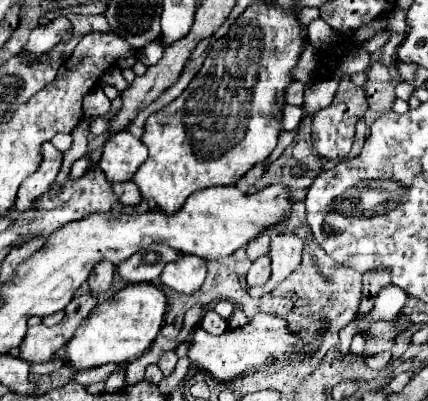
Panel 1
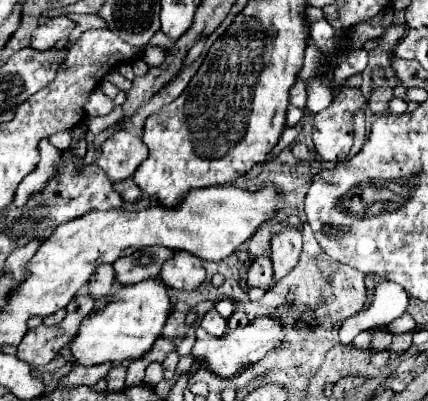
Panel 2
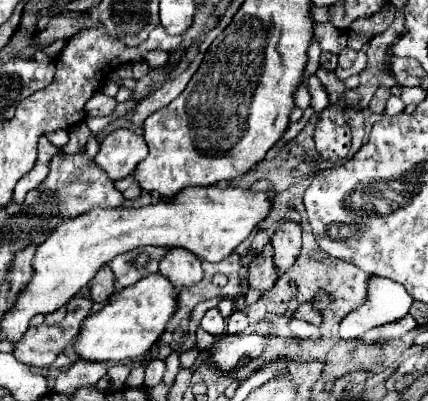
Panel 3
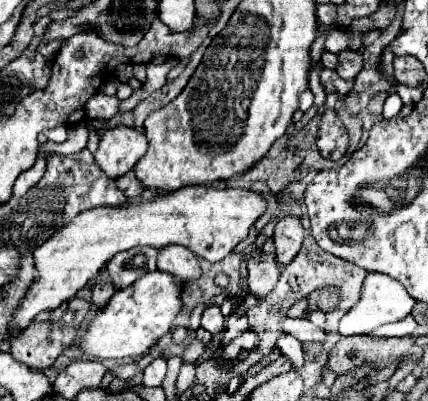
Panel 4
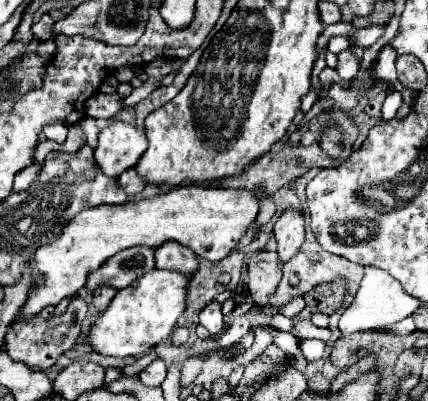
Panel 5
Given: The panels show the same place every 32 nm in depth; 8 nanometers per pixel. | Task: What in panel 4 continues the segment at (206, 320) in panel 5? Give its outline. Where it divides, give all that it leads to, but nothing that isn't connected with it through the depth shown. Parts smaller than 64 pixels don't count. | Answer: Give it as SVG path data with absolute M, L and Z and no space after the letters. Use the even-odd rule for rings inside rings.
M210 306L202 314L202 328L208 330L210 334L220 334L224 330L224 316L222 316L218 306Z

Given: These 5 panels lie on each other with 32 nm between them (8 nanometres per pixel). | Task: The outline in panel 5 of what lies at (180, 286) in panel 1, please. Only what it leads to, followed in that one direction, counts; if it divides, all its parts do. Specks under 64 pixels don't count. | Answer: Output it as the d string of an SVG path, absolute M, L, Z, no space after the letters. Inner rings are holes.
M164 244L156 248L156 268L174 270L192 278L198 272L198 256L190 248L182 248L182 244Z

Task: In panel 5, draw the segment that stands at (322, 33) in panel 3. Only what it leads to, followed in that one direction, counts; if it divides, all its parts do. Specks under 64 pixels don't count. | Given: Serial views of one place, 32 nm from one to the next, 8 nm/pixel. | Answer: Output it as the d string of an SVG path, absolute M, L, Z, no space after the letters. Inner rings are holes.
M337 35L337 36L333 36L329 40L326 47L328 51L334 54L339 54L343 50L347 50L349 48L349 45L350 43L349 43L348 38L341 36L341 35Z

